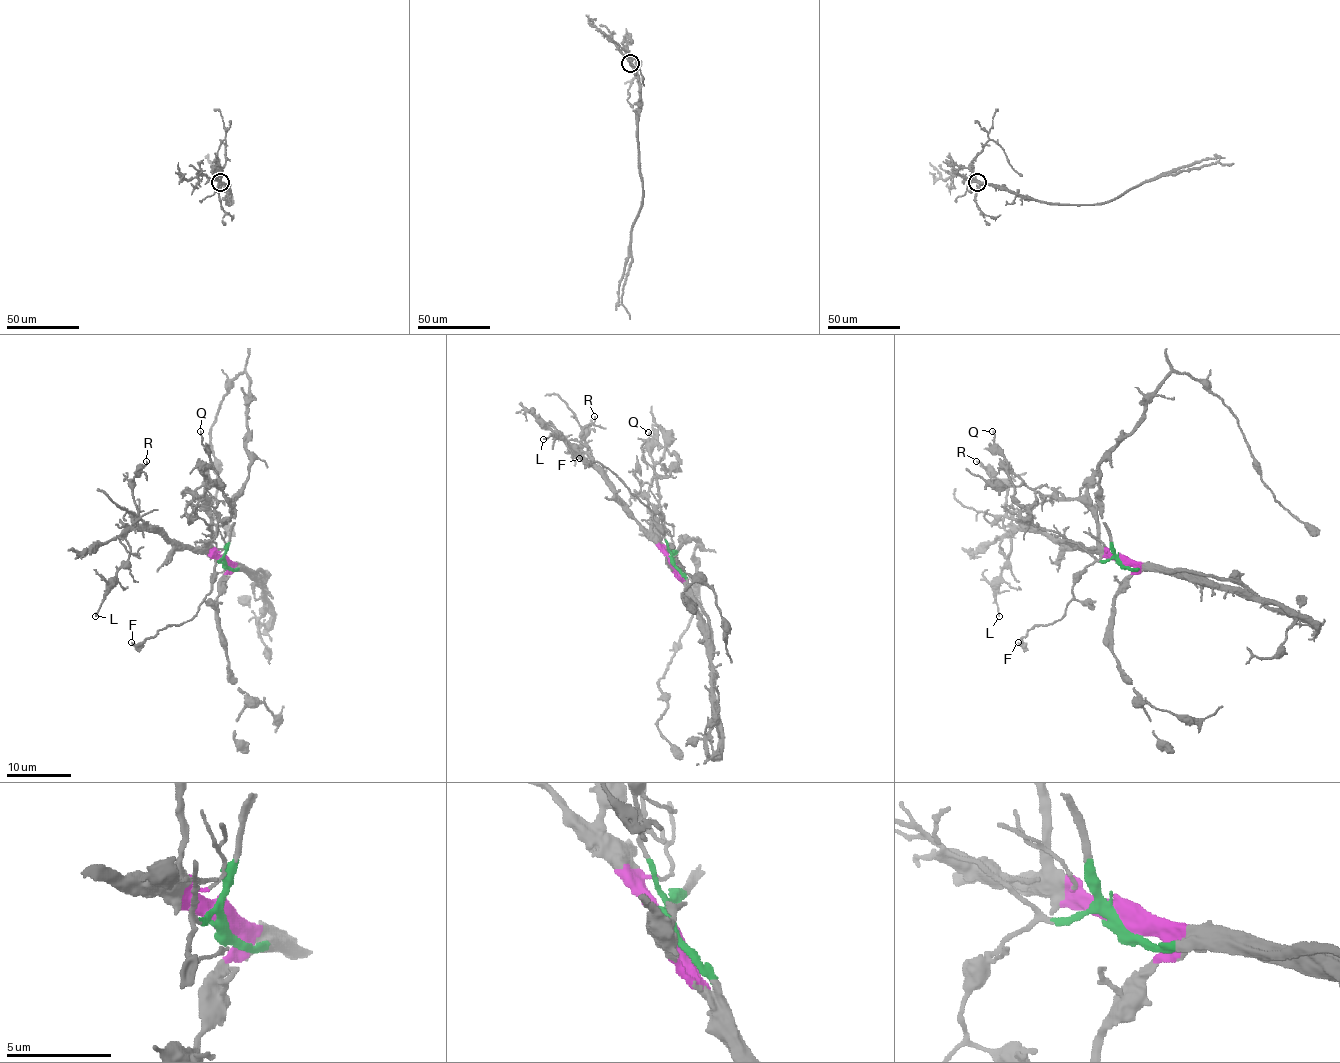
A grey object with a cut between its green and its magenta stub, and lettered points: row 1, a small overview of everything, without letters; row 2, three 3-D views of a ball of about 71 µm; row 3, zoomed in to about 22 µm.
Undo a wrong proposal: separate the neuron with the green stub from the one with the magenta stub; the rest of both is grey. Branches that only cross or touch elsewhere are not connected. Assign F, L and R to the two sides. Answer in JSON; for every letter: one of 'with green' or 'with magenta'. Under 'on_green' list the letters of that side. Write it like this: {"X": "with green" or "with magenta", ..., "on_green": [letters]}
{"F": "with green", "L": "with magenta", "R": "with magenta", "on_green": ["F"]}

